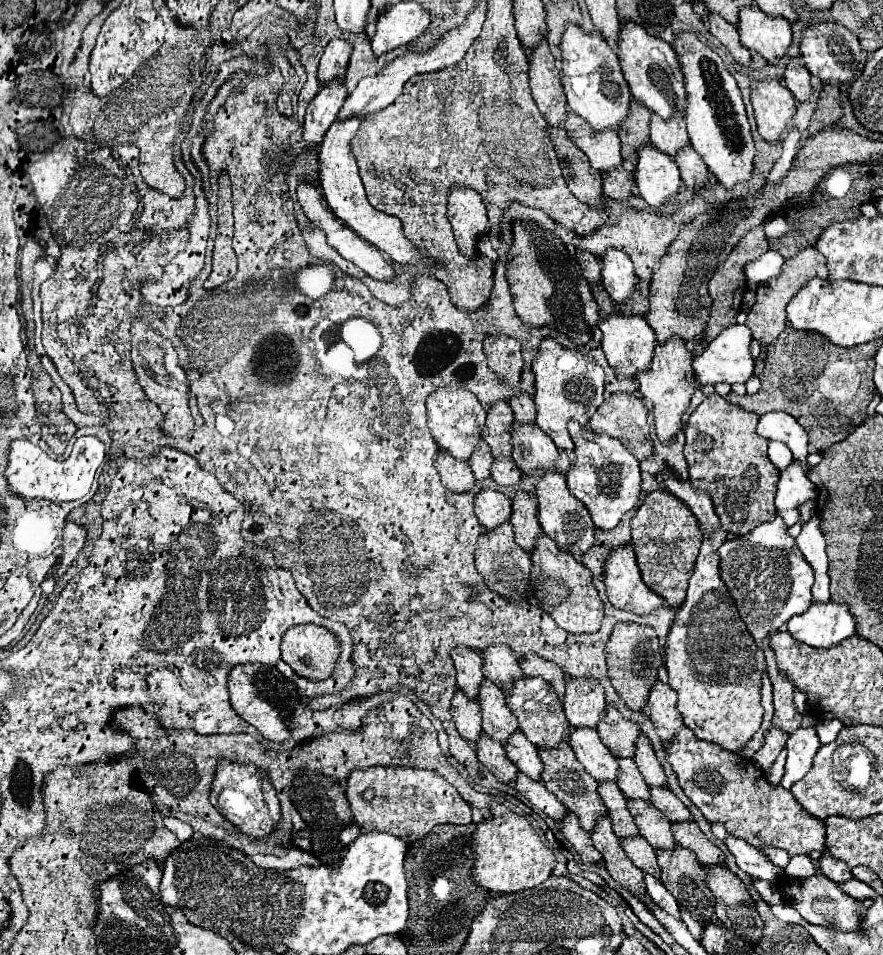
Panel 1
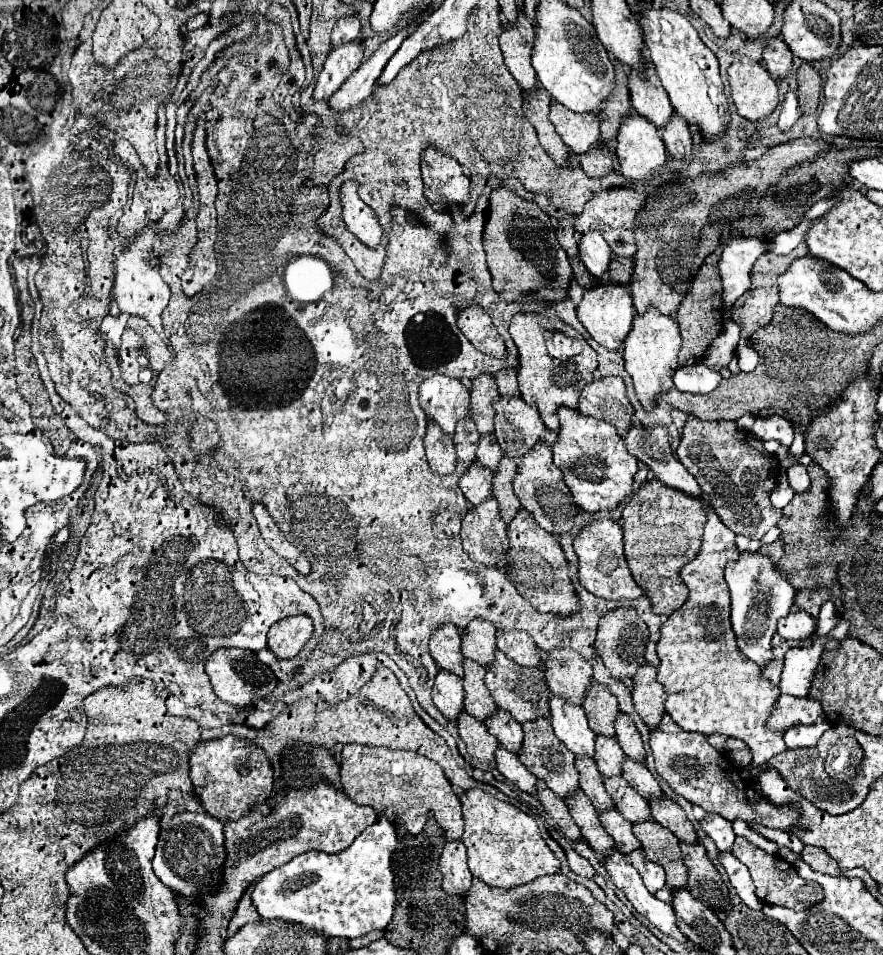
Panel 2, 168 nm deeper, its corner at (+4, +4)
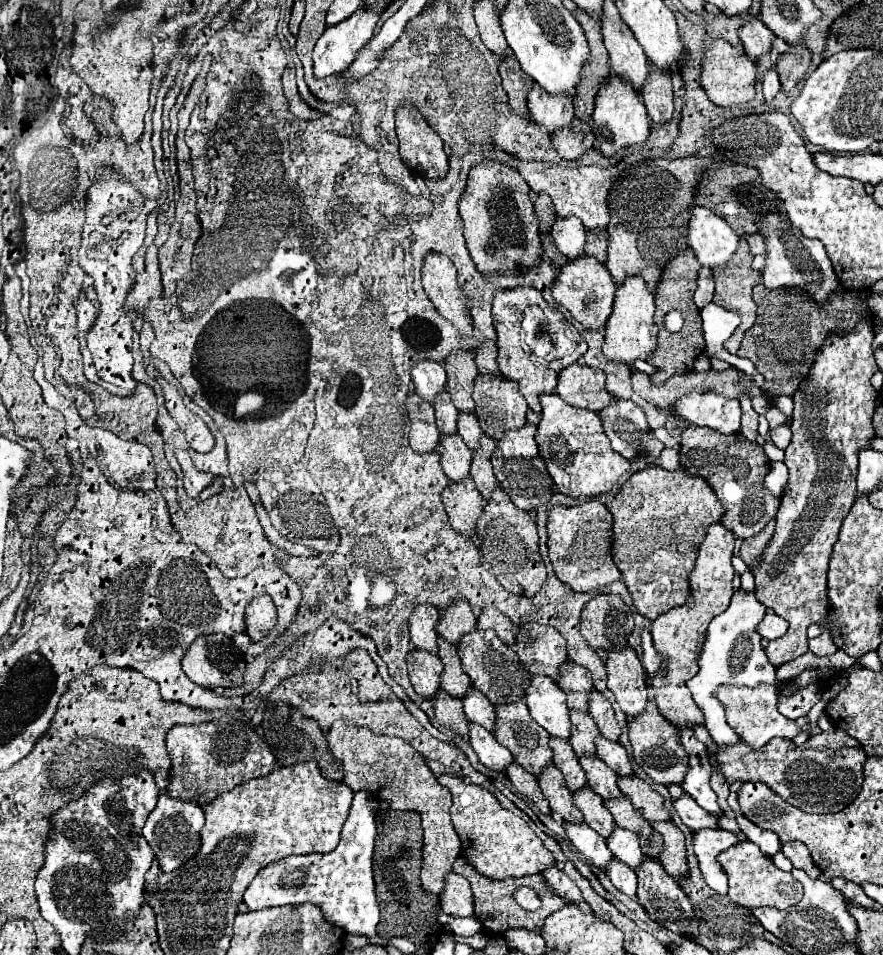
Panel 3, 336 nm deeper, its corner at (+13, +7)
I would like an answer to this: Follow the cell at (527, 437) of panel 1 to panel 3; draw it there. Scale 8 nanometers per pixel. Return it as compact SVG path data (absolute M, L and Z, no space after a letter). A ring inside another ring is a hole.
M479 373L475 377L473 401L477 405L475 407L475 417L479 419L483 433L487 433L493 439L501 439L501 435L505 435L505 431L525 425L525 413L527 413L529 407L527 407L523 395L519 393L519 385L515 381L505 379L503 375Z

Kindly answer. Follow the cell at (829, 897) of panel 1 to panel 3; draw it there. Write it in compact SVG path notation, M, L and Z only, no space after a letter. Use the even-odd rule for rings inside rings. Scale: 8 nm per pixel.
M745 841L741 845L735 845L735 847L719 853L717 861L721 863L723 871L729 877L729 897L731 897L731 901L735 901L741 907L747 907L751 911L757 909L757 907L787 909L787 907L797 905L803 897L801 883L797 883L791 877L791 873L777 869L771 863L771 859L767 855L763 855L761 849L751 841Z

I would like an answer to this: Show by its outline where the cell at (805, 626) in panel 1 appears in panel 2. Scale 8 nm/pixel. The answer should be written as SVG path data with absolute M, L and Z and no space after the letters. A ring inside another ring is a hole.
M804 610L790 612L788 616L778 620L778 634L784 640L804 640L816 636L816 628L818 628L818 618L810 616Z

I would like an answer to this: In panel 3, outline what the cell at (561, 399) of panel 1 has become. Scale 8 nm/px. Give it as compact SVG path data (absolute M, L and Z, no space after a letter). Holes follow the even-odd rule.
M533 287L497 289L493 297L493 327L497 331L497 365L503 377L517 381L527 405L541 413L539 393L551 393L563 367L575 363L585 351L583 335L563 317L563 313L545 303Z

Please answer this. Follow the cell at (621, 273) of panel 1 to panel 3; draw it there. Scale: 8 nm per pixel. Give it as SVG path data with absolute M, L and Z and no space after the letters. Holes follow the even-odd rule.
M559 217L551 227L551 237L557 245L557 249L567 255L569 259L575 259L583 253L585 245L585 227L581 219L577 217Z

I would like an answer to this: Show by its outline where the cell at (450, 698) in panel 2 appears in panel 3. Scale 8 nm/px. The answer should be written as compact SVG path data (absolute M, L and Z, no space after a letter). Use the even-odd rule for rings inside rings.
M413 649L407 653L407 673L415 691L431 699L439 689L441 679L441 659L429 651Z

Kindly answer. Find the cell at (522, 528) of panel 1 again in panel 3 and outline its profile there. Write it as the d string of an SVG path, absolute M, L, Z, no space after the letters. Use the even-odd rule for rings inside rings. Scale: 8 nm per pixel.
M483 433L479 449L473 453L473 463L471 463L471 471L469 471L479 493L483 495L483 499L489 499L493 487L497 487L497 479L493 475L491 459L489 459L493 451L495 451L495 439L491 439L489 435Z

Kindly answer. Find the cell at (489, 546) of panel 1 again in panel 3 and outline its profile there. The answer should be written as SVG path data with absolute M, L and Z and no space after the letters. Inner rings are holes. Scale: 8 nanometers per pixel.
M465 477L461 481L449 481L441 493L441 503L449 515L449 521L457 533L475 535L475 523L481 517L485 501L477 491L473 479Z

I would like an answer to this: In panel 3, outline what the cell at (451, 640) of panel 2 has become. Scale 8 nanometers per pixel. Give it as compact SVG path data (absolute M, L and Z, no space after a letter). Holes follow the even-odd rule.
M429 603L417 605L413 609L409 617L409 635L411 635L411 643L417 649L437 653L437 631L435 631L437 619L439 619L439 611Z

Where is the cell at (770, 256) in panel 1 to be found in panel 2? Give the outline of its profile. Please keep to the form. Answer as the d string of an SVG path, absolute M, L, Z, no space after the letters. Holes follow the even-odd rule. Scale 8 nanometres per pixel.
M804 220L804 222L800 222L794 230L784 232L784 234L778 234L778 236L770 242L768 250L774 252L774 254L788 254L788 252L792 252L792 250L804 240L804 234L806 234L808 228L812 226L812 222L814 222L814 220Z

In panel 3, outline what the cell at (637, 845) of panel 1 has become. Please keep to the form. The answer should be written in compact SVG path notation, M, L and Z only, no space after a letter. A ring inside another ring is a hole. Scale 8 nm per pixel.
M583 787L579 791L573 791L573 803L583 813L585 823L591 829L595 829L601 837L609 835L609 831L615 827L613 817L609 815L609 811L603 805L603 799L593 789Z

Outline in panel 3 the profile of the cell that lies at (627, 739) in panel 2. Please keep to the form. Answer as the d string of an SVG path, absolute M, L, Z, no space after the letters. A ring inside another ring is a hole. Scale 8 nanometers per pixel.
M591 691L591 695L589 695L589 715L593 717L593 721L599 727L603 737L607 737L611 741L619 739L621 729L619 729L619 725L615 721L613 707L599 691Z

